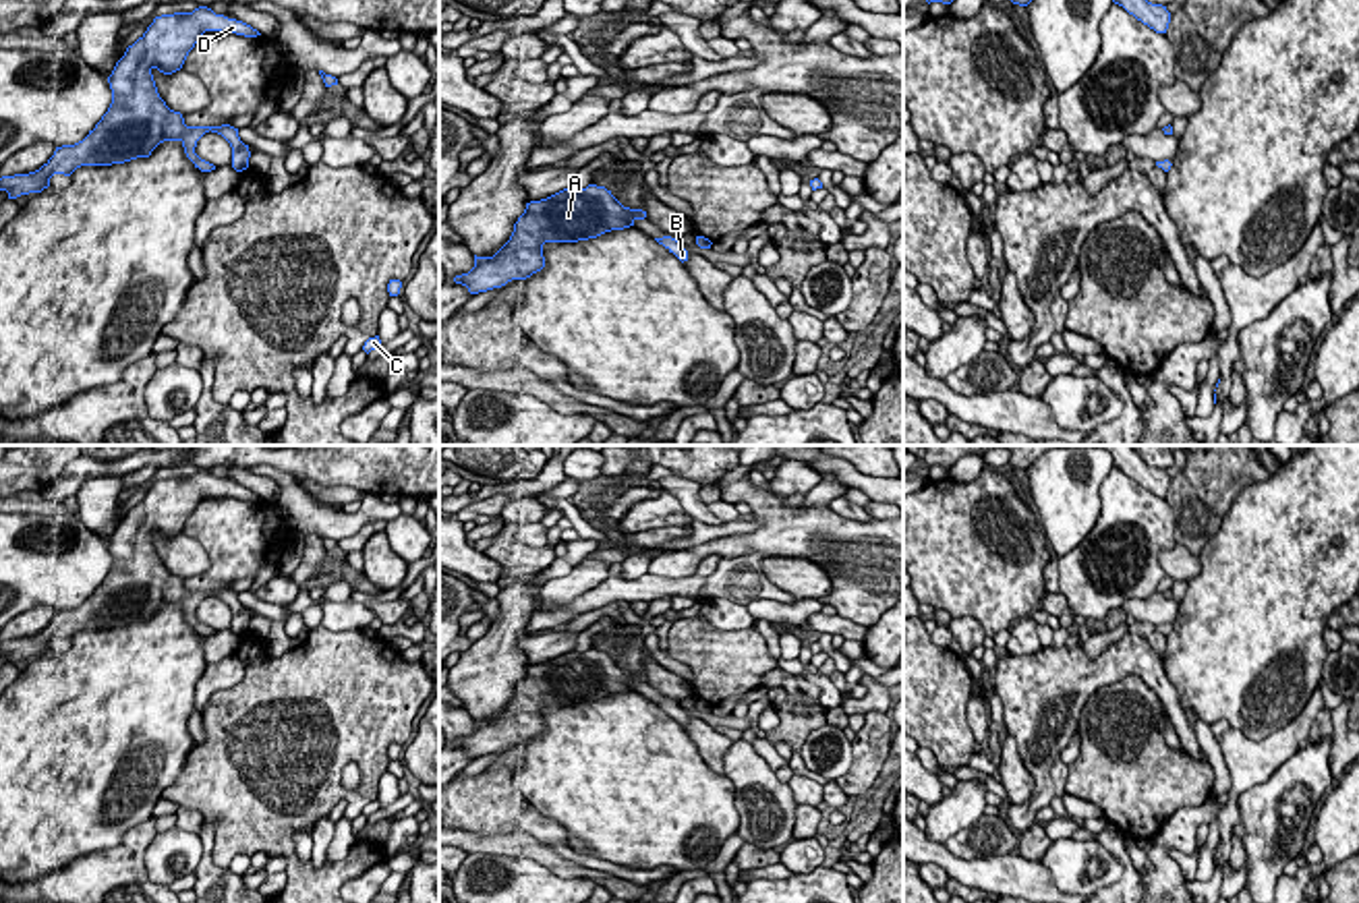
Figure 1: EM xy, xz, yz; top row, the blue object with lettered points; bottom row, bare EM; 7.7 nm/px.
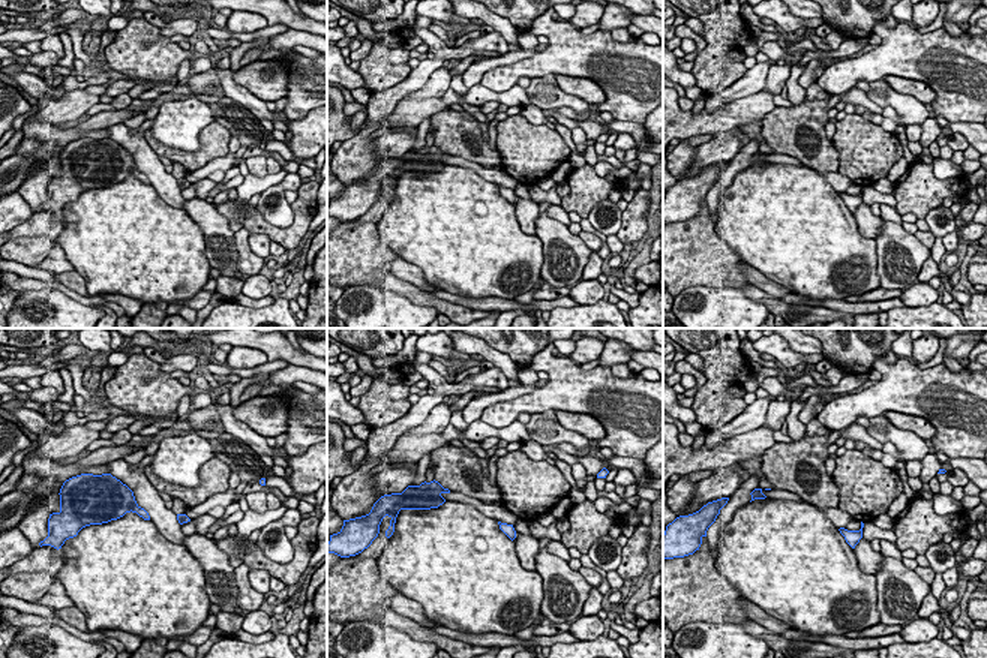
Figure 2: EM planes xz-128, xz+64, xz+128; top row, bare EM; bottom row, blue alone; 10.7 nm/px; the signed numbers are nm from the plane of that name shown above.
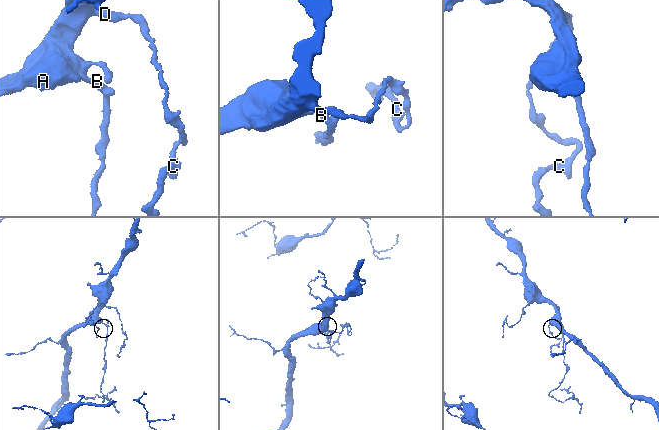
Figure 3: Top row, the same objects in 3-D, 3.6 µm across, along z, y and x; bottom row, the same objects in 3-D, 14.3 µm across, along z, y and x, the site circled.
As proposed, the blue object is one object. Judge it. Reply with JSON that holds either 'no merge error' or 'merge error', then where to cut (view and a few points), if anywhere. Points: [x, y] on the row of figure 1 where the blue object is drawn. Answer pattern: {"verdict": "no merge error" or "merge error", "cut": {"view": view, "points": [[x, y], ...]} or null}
{"verdict": "no merge error", "cut": null}

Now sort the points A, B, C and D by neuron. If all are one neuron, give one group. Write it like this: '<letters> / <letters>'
A B C D

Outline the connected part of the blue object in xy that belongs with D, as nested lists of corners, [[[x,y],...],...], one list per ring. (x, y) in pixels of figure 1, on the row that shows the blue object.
[[[207,6],[193,12],[155,17],[147,31],[126,48],[108,77],[112,104],[89,135],[75,143],[56,147],[54,155],[35,172],[0,178],[0,191],[8,199],[41,193],[54,174],[70,176],[81,166],[112,166],[137,157],[149,157],[164,141],[180,141],[186,157],[201,172],[215,170],[213,164],[195,153],[197,141],[205,133],[222,135],[232,147],[232,168],[249,168],[249,145],[238,137],[238,128],[186,126],[180,112],[174,112],[160,97],[151,70],[172,75],[182,68],[189,52],[205,31],[236,33],[244,37],[261,35],[251,25],[215,14]]]

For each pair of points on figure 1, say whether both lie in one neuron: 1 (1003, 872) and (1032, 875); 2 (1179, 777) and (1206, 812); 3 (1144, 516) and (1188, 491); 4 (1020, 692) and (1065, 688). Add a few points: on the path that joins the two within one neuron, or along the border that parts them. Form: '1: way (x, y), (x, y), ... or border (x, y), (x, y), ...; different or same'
1: way (1009, 875), (1026, 875); same
2: border (1204, 800), (1179, 806), (1167, 817); different
3: border (1163, 498), (1173, 516), (1173, 539), (1177, 543); different
4: way (1030, 692), (1055, 688); same

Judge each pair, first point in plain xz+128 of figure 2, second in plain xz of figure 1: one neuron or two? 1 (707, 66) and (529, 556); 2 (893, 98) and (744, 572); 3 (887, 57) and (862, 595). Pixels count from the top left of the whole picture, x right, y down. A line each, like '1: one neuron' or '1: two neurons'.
1: one neuron
2: one neuron
3: one neuron

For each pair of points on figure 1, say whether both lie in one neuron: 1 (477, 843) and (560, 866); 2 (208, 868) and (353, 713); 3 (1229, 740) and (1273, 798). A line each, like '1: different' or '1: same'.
1: same
2: different
3: different

